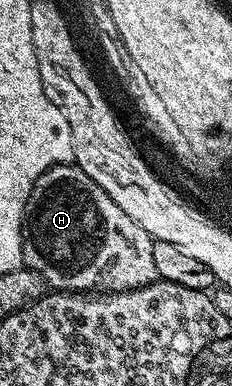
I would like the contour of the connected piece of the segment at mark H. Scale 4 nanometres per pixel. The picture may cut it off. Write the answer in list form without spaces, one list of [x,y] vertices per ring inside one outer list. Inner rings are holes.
[[[56,163],[35,181],[21,224],[21,257],[24,266],[39,273],[50,288],[74,293],[112,293],[145,287],[158,280],[151,253],[154,239],[147,234],[83,169],[73,163]]]

